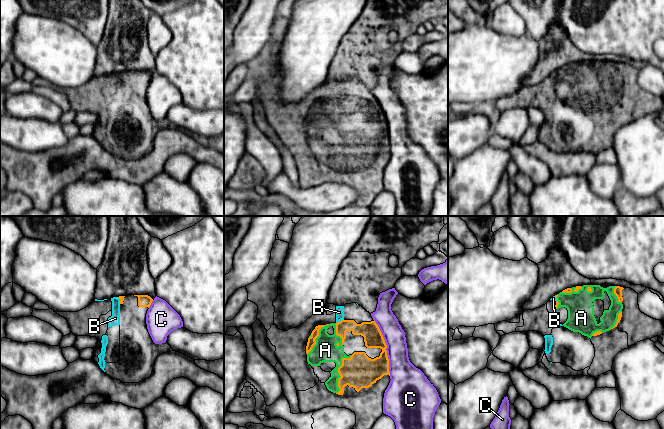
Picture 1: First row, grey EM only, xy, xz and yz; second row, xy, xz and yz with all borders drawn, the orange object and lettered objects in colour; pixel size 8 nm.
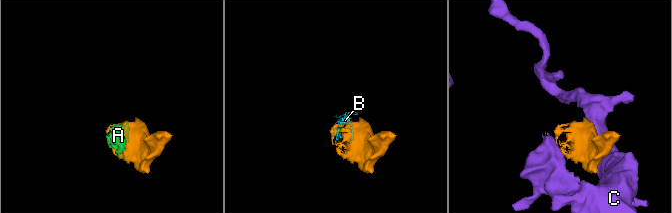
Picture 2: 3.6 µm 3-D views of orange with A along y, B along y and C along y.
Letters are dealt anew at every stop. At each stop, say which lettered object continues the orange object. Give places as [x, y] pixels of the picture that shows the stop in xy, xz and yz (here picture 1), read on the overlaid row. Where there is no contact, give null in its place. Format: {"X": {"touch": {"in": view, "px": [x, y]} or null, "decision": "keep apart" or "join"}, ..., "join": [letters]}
{"A": {"touch": {"in": "xz", "px": [338, 372]}, "decision": "join"}, "B": {"touch": {"in": "xz", "px": [340, 321]}, "decision": "join"}, "C": {"touch": {"in": "xz", "px": [386, 347]}, "decision": "keep apart"}, "join": ["A", "B"]}

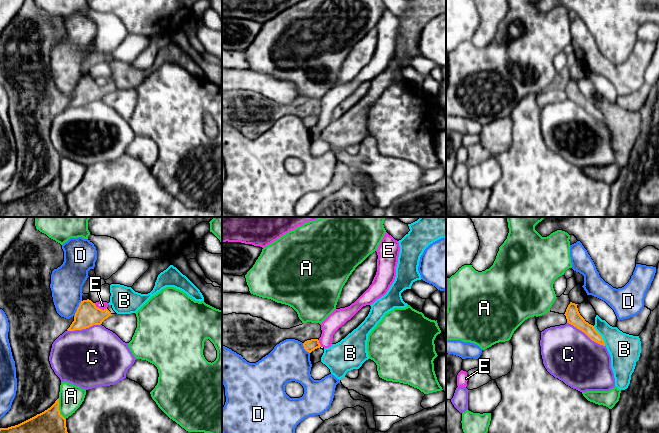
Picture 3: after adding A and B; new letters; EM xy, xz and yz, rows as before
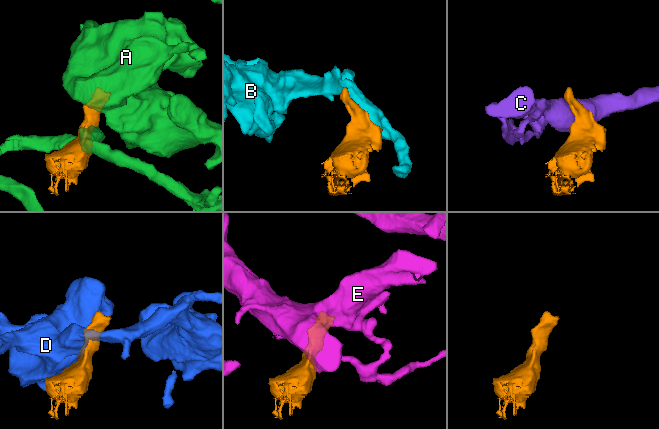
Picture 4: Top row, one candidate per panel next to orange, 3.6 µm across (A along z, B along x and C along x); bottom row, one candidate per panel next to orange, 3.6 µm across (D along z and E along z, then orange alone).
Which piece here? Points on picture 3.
{"A": {"touch": {"in": "xy", "px": [58, 408]}, "decision": "keep apart"}, "B": {"touch": {"in": "yz", "px": [601, 336]}, "decision": "keep apart"}, "C": {"touch": {"in": "yz", "px": [586, 334]}, "decision": "keep apart"}, "D": {"touch": {"in": "xy", "px": [77, 308]}, "decision": "keep apart"}, "E": {"touch": {"in": "xy", "px": [99, 308]}, "decision": "keep apart"}, "join": []}

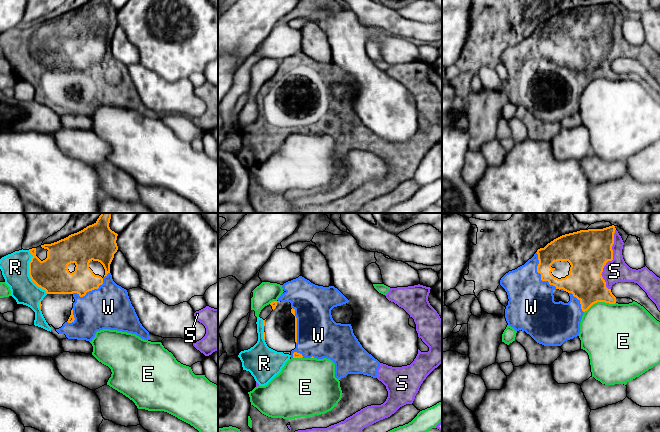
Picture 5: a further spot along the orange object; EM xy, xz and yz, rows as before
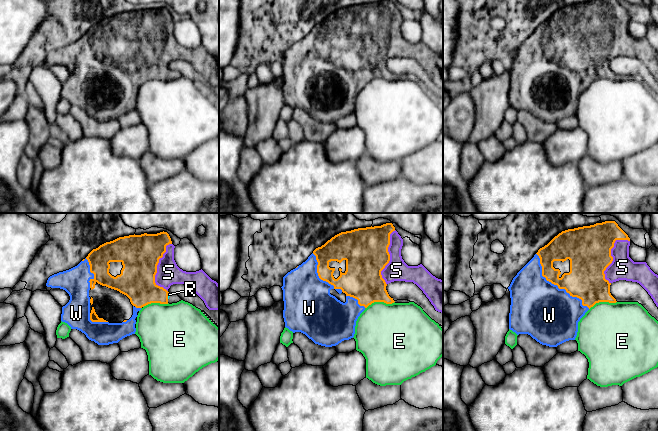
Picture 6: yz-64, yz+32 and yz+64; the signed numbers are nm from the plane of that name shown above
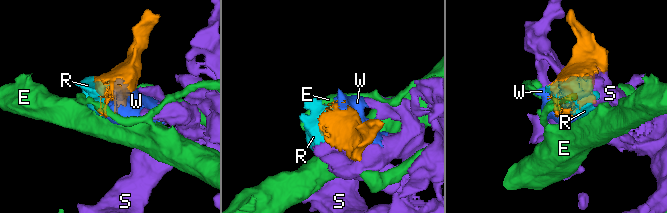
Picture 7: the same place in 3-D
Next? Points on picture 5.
{"E": {"touch": {"in": "yz", "px": [599, 301]}, "decision": "keep apart"}, "R": {"touch": {"in": "xy", "px": [29, 273]}, "decision": "join"}, "S": {"touch": {"in": "yz", "px": [611, 260]}, "decision": "join"}, "W": {"touch": {"in": "xy", "px": [92, 289]}, "decision": "join"}, "join": ["R", "S", "W"]}

